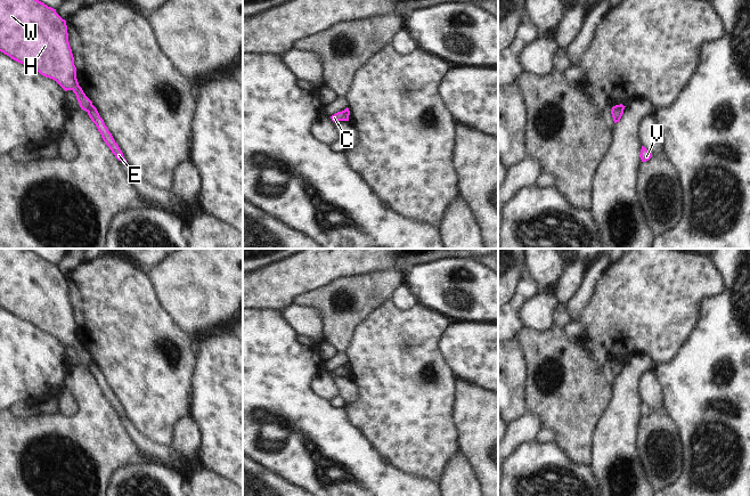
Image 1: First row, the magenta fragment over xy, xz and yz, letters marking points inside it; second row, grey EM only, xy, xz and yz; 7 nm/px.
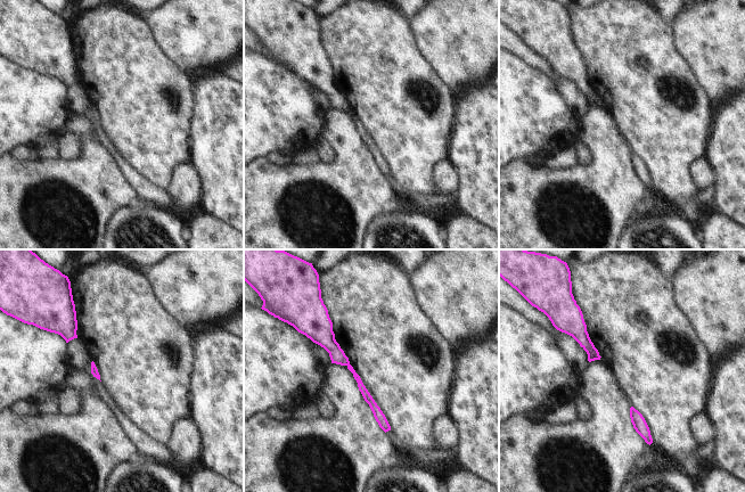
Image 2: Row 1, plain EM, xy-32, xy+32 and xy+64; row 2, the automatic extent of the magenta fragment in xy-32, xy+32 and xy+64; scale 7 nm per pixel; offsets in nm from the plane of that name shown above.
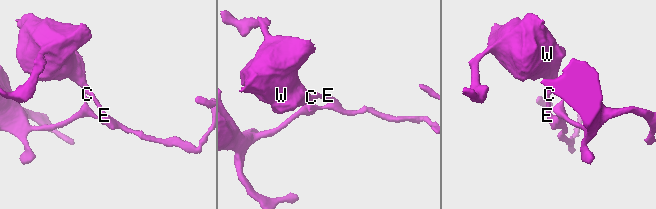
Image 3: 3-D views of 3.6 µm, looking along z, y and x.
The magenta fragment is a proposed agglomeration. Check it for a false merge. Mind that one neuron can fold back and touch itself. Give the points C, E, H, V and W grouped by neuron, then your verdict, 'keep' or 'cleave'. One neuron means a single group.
groups C H W / E V; cleave

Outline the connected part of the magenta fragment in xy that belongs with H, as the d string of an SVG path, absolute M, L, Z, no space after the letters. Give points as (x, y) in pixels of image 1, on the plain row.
M0 249L0 307L72 345L81 365L93 361L76 334L66 276L28 249Z

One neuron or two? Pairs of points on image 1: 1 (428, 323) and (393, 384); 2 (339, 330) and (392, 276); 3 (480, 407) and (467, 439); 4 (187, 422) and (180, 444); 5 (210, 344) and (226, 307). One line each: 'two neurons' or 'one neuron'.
1: one neuron
2: one neuron
3: one neuron
4: one neuron
5: two neurons

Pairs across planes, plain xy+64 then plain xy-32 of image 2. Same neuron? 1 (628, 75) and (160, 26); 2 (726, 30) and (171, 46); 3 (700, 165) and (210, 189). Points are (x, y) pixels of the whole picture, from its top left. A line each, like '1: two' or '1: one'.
1: two
2: one
3: two

